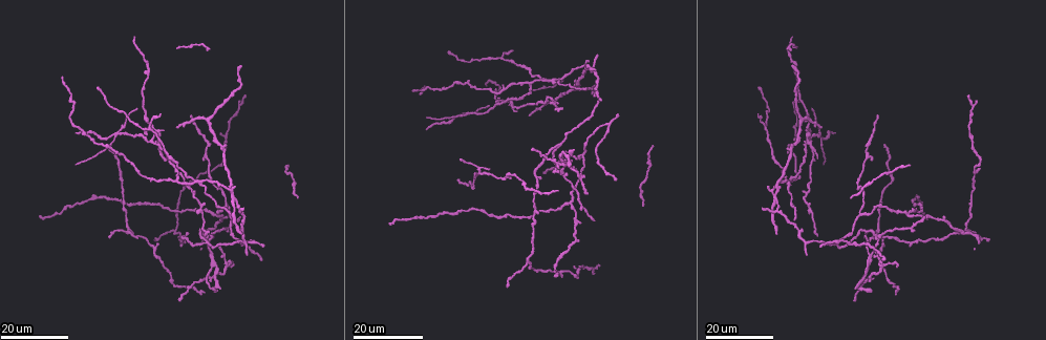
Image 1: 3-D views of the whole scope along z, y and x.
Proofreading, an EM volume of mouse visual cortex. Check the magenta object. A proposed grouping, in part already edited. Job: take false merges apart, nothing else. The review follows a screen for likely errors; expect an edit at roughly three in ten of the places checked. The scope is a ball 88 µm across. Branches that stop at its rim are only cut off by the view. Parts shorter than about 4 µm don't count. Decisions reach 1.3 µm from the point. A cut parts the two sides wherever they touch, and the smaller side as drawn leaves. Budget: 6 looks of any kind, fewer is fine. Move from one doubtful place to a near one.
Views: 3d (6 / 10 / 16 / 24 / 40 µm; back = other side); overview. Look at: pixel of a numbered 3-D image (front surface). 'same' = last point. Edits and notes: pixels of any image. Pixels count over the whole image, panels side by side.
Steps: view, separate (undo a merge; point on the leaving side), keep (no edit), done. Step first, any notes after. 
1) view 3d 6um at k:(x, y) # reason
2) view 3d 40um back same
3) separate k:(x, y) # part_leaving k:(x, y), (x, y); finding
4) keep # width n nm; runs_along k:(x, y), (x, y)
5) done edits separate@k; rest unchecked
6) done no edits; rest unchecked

view 3d 16um at 1:(580, 178) # four or more arms meet

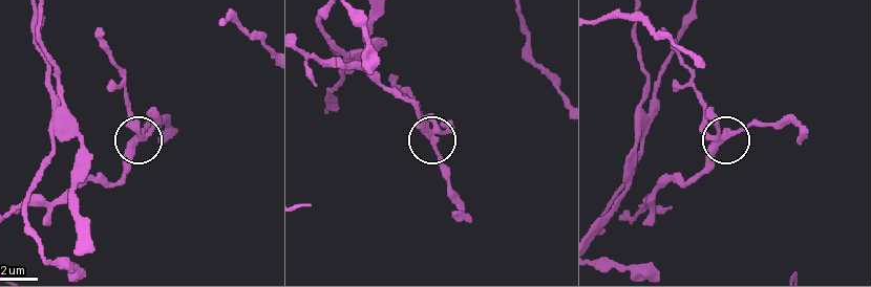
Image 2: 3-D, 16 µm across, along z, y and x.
view 3d 6um at 2:(715, 137) # zoom in

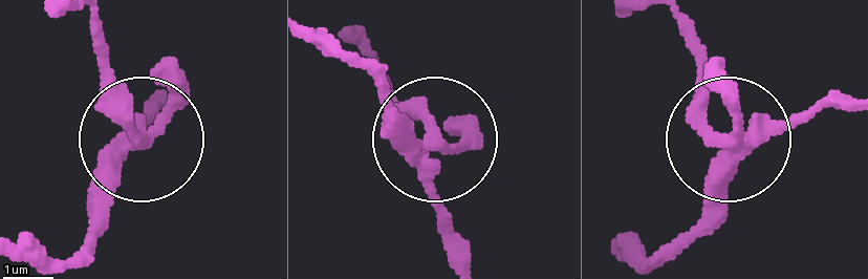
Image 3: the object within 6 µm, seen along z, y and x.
view 3d 6um back at 3:(433, 134)

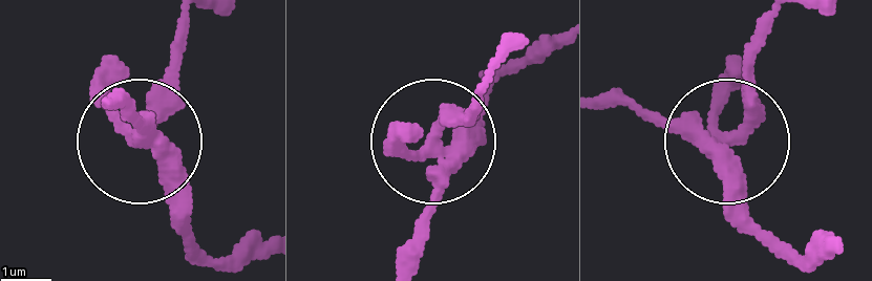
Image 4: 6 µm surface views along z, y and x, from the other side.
keep # arms 4; continuous, no second neuron

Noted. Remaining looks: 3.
view 3d 24um at 1:(574, 222) # arms part here

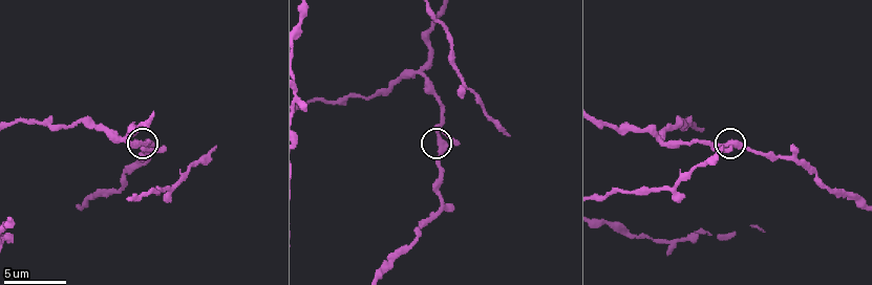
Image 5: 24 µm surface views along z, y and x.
view 3d 6um at 5:(437, 132)

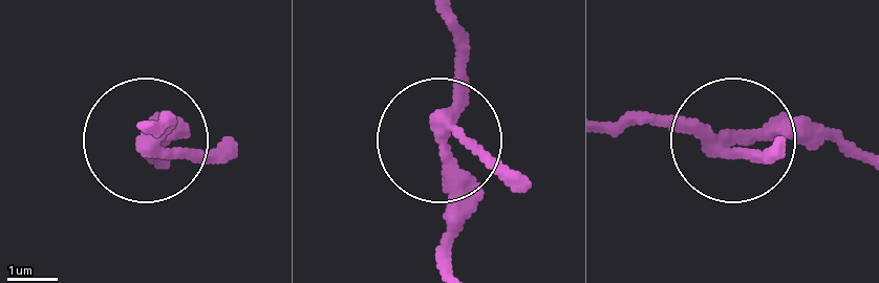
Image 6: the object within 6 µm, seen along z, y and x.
keep # width 290 nm; one neuron here

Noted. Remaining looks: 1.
done no edits; rest unchecked

